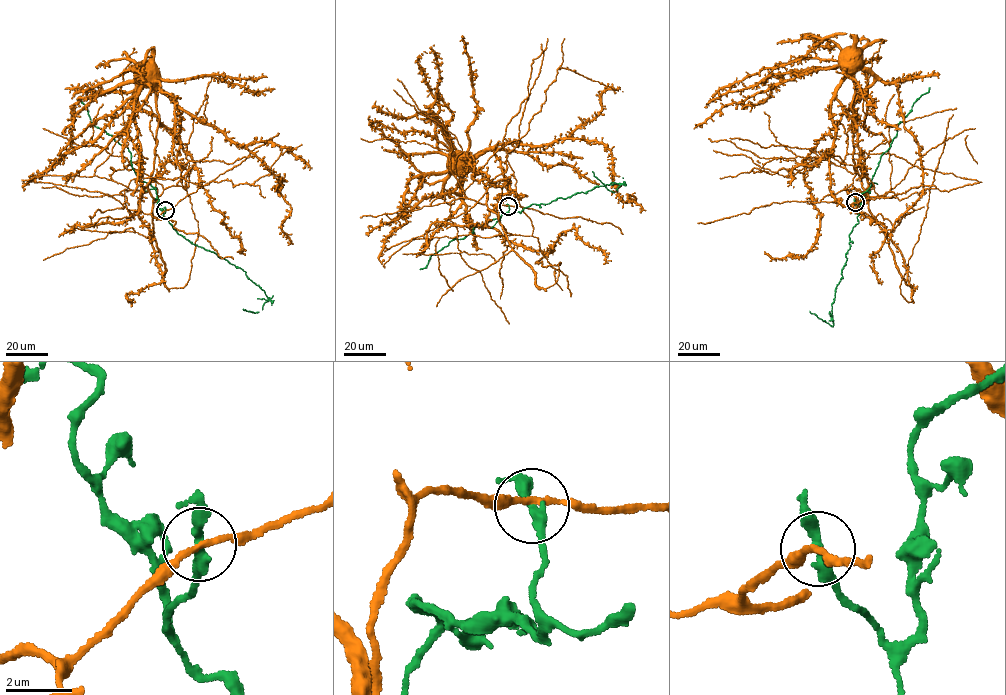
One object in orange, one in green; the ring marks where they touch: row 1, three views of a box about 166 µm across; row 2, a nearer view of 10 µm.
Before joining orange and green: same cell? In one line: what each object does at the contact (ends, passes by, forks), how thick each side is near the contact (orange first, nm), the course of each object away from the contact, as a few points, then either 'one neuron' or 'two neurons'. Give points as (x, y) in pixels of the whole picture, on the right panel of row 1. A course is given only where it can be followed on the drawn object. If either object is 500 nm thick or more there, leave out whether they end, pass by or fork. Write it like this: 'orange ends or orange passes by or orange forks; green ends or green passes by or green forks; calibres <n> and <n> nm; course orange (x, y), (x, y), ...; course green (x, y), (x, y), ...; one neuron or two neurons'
orange passes by; green passes by; calibres 170 and 320 nm; course orange (854, 202), (851, 206), (862, 206), (868, 194), (854, 169), (854, 83), (840, 67), (841, 57); course green (855, 202), (860, 212), (858, 222), (849, 236), (847, 260), (831, 304), (833, 325), (809, 311); two neurons

